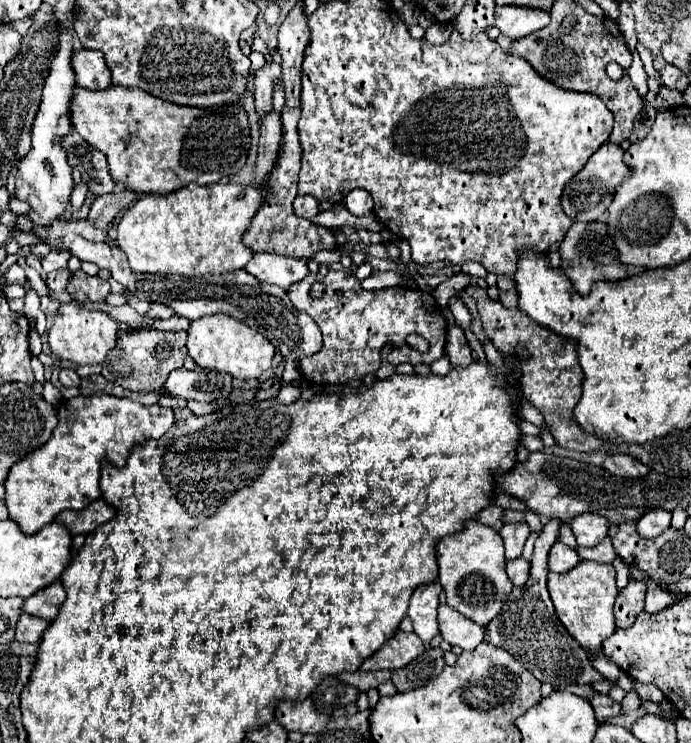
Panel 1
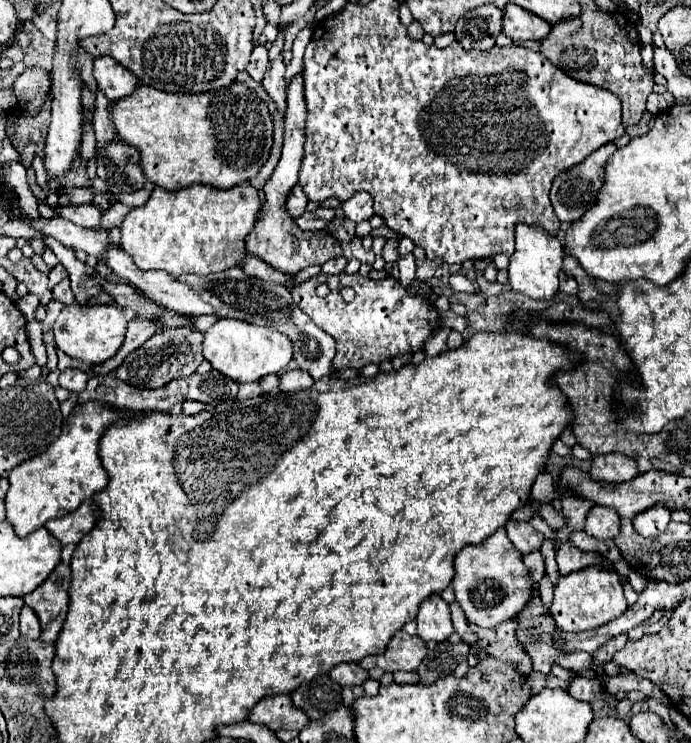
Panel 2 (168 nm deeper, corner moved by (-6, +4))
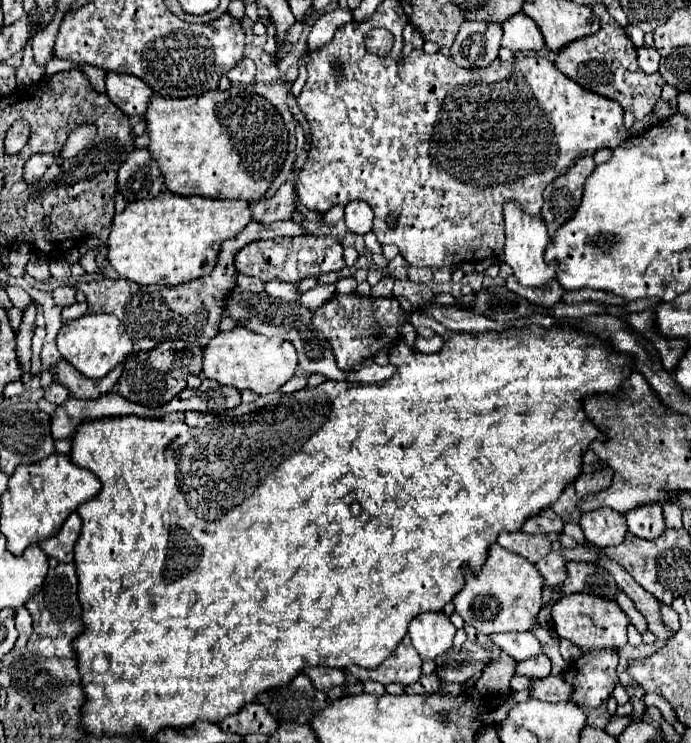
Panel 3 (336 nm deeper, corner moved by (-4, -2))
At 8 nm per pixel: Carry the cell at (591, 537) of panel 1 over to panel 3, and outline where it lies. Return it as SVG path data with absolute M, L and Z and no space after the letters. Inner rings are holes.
M598 508L594 512L584 512L580 526L586 540L600 548L620 544L620 540L624 540L624 534L628 532L624 516L612 512L612 508Z

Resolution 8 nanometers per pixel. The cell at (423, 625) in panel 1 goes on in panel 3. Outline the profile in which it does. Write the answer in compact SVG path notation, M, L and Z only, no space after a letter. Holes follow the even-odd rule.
M422 612L408 624L412 646L422 660L434 660L452 646L454 624L444 612Z

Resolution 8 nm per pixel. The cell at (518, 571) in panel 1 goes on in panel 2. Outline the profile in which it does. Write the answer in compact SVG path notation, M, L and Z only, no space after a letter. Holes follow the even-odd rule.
M530 552L530 554L526 554L526 556L524 556L524 564L526 564L526 568L530 570L532 580L534 580L534 582L540 582L542 576L544 576L544 570L546 570L542 554L540 554L540 552Z

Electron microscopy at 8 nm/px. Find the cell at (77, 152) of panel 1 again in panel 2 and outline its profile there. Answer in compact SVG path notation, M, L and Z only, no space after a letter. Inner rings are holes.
M112 142L112 144L104 146L102 150L98 150L98 176L108 184L108 192L112 196L128 194L128 192L140 190L148 184L144 170L140 166L138 150L134 150L134 146L130 146L126 142Z

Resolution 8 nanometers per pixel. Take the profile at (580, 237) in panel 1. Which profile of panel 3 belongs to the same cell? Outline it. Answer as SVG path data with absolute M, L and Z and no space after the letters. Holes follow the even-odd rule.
M510 276L508 282L506 282L506 286L512 292L516 292L516 294L524 296L526 300L530 300L532 304L546 306L546 308L552 308L554 304L558 304L562 300L562 294L564 294L564 288L556 280L550 280L544 288L524 288L524 286L516 284L516 278L514 276Z

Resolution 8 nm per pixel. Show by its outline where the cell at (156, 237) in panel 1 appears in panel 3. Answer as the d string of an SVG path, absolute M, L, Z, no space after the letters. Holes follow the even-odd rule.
M162 190L160 196L150 200L136 200L130 202L124 212L114 216L108 236L108 262L120 276L136 284L164 284L164 286L178 286L192 282L200 276L208 276L220 254L220 246L224 240L234 238L252 222L252 210L246 200L216 200L204 196L178 196L168 190Z

